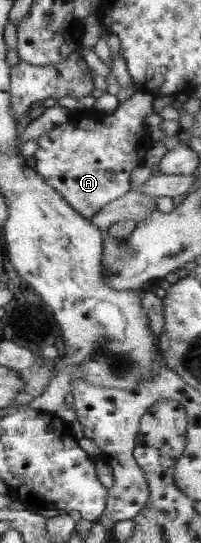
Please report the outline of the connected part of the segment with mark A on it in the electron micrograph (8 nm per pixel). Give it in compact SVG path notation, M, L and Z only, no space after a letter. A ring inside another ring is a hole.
M143 91L121 103L112 114L92 113L78 124L64 123L36 139L38 148L34 169L68 205L86 219L92 219L101 207L122 198L131 191L130 171L143 165L144 154L154 140L143 124L146 116L154 114L152 102L157 97Z

